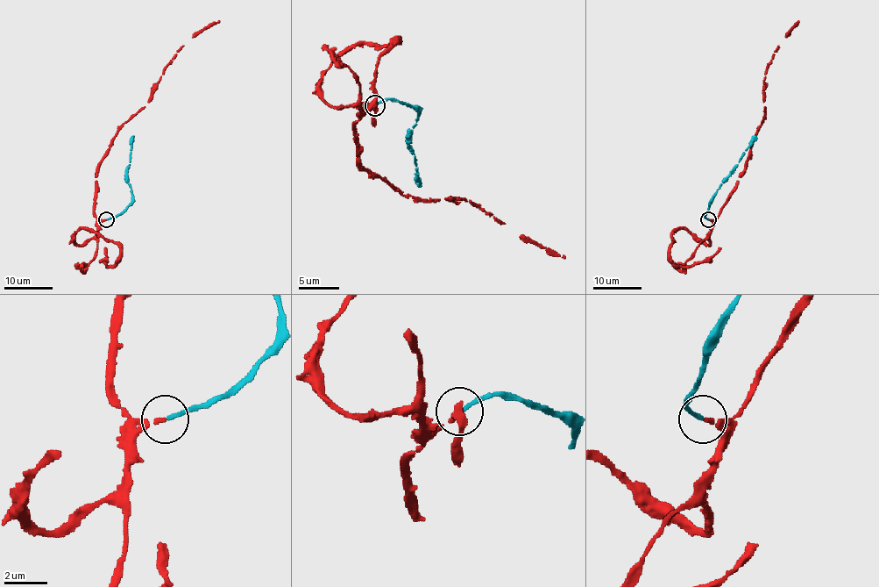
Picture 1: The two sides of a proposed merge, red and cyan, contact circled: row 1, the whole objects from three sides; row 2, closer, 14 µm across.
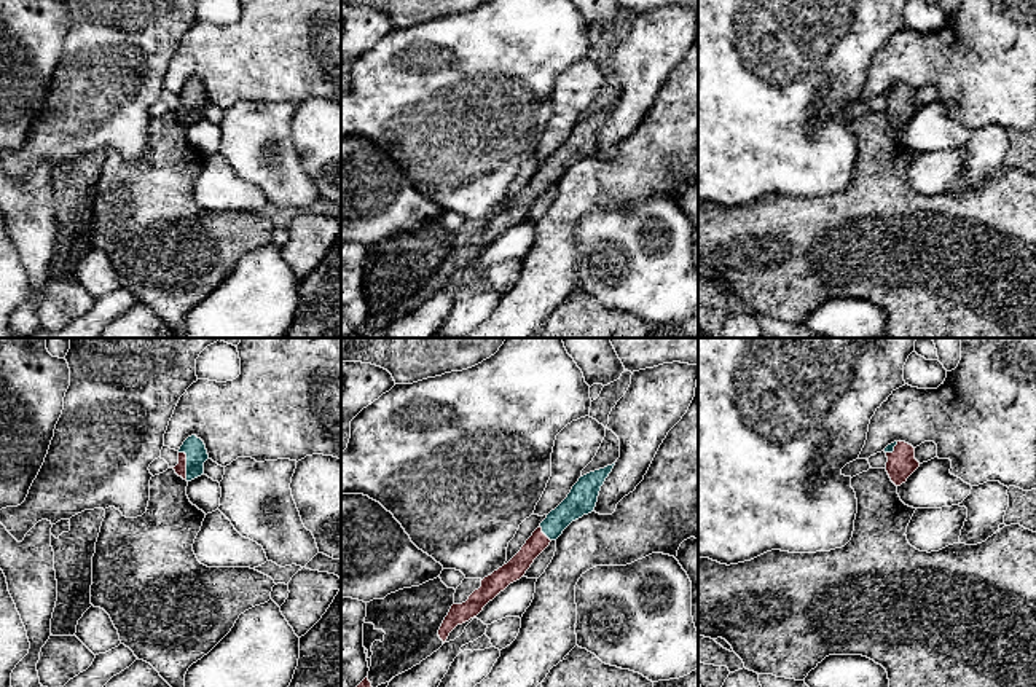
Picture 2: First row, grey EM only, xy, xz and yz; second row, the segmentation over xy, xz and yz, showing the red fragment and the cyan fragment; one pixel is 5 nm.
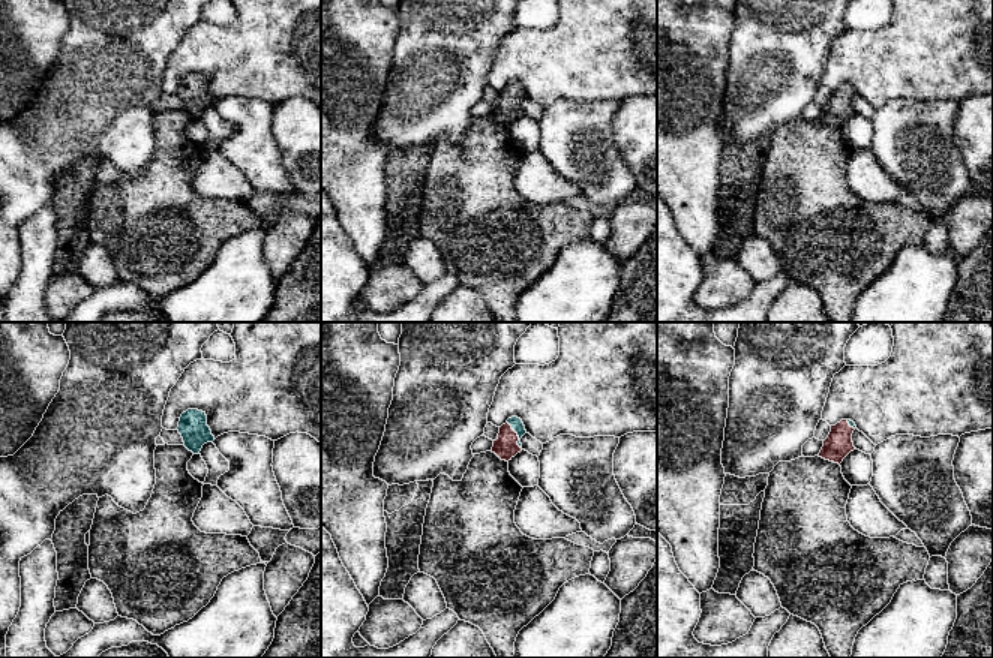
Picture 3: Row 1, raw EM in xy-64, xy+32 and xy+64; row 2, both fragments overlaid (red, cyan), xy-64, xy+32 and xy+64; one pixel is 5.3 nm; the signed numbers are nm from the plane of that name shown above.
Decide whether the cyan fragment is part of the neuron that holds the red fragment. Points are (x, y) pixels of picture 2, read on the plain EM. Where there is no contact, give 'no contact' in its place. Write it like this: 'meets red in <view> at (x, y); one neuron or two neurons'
meets red in xy at (185, 107); one neuron

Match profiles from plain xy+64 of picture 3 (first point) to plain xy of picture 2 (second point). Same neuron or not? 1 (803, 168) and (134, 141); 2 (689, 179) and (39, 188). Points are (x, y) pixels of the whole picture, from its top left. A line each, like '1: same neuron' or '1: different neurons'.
1: different neurons
2: same neuron

